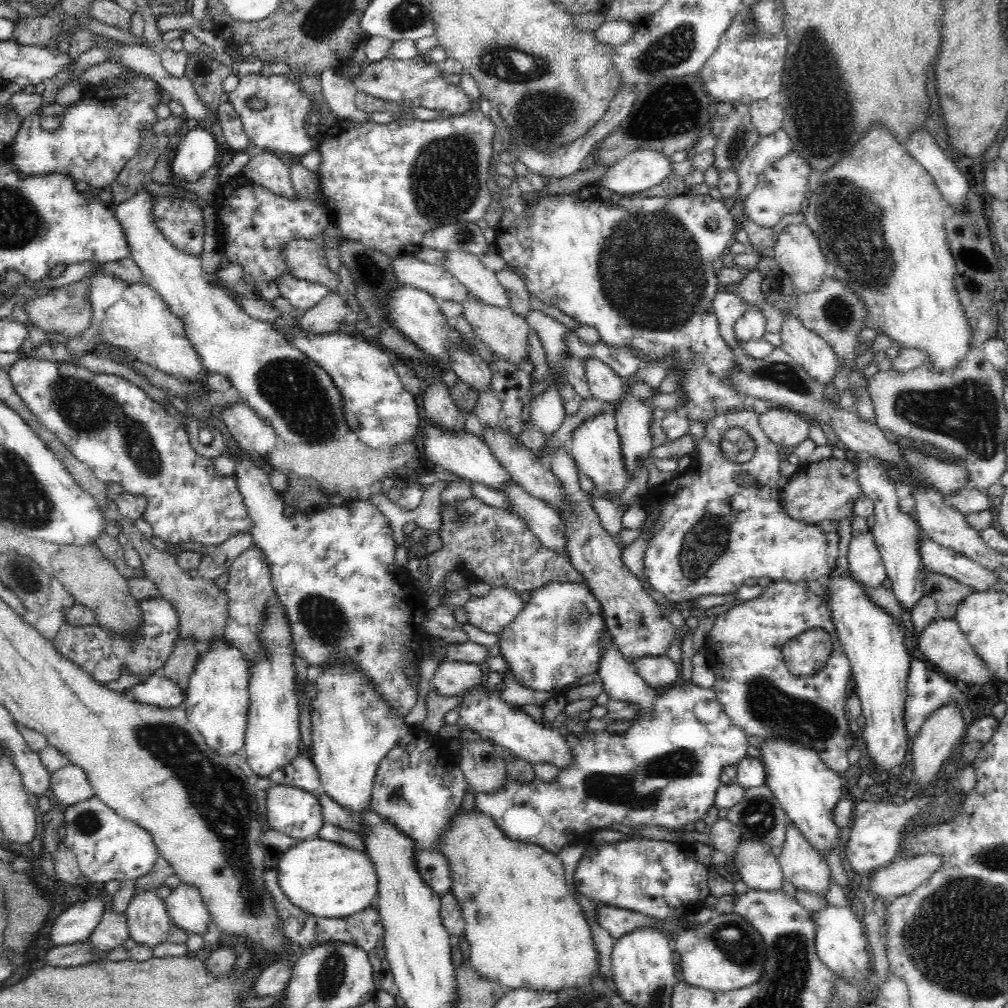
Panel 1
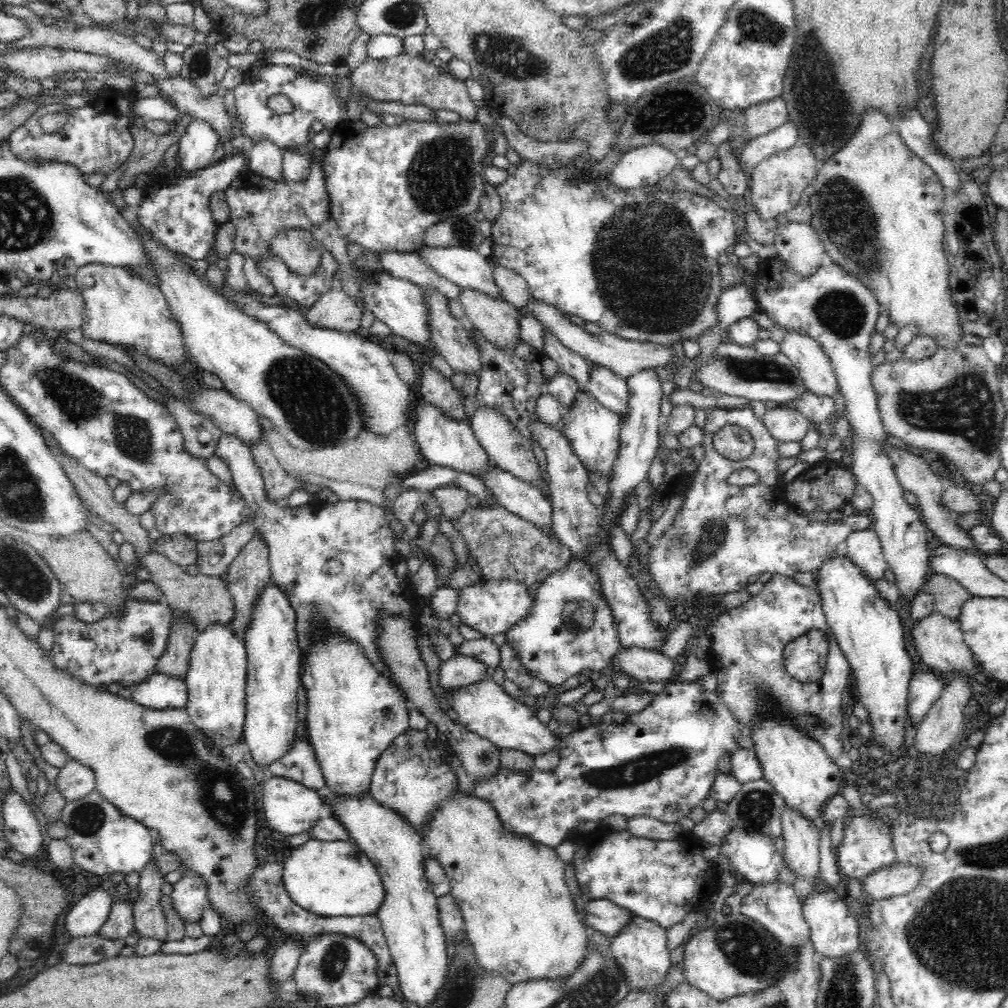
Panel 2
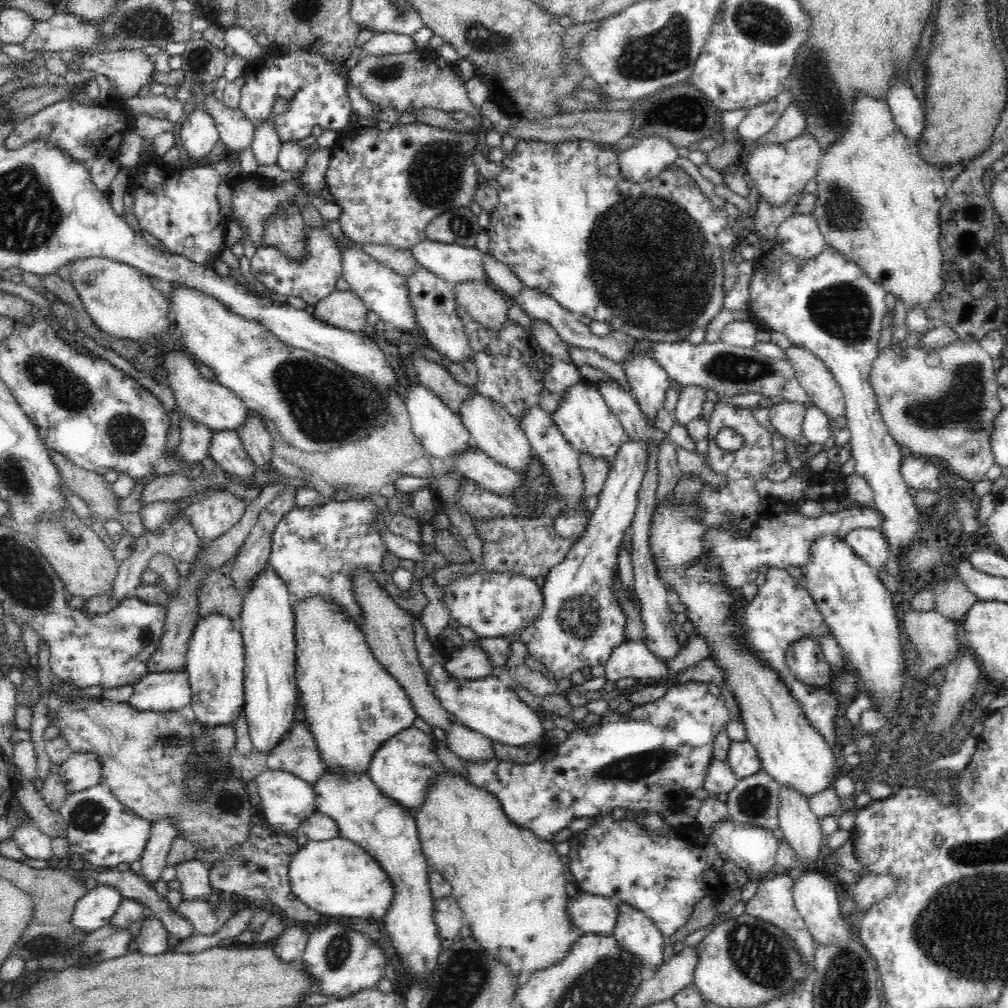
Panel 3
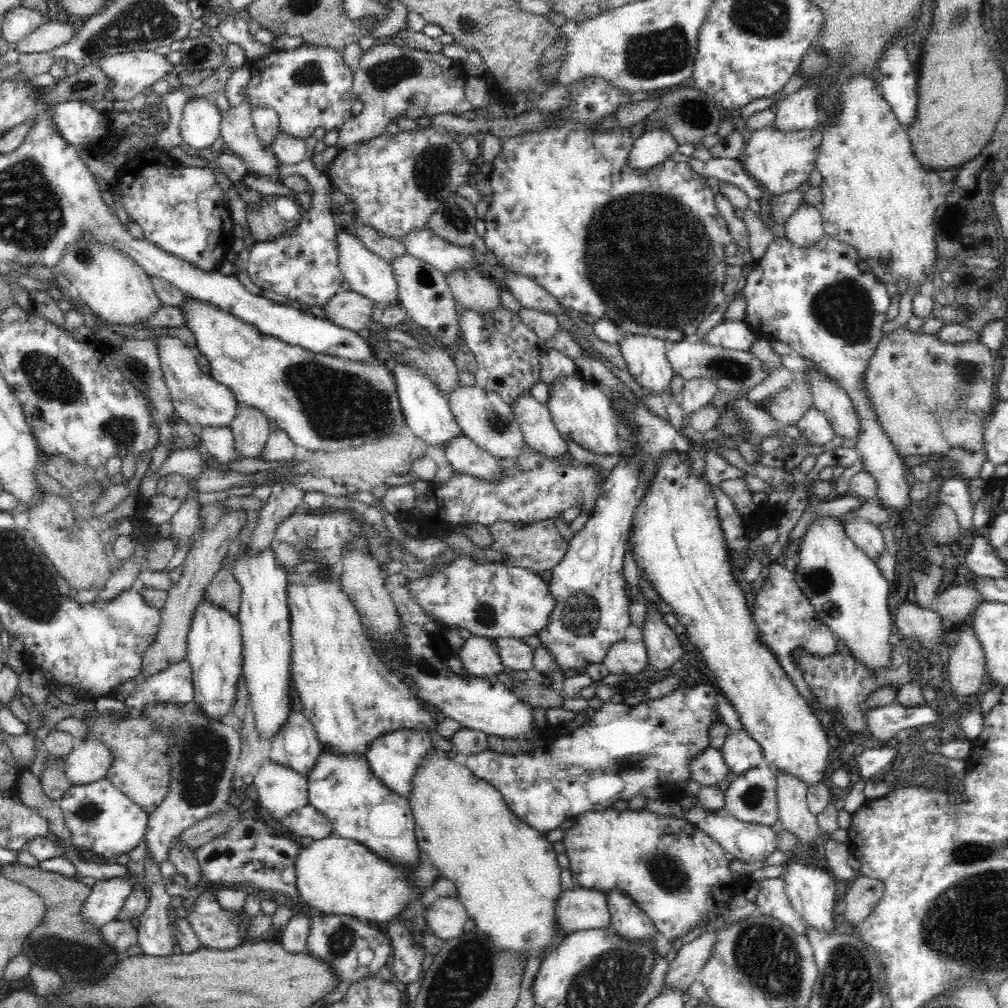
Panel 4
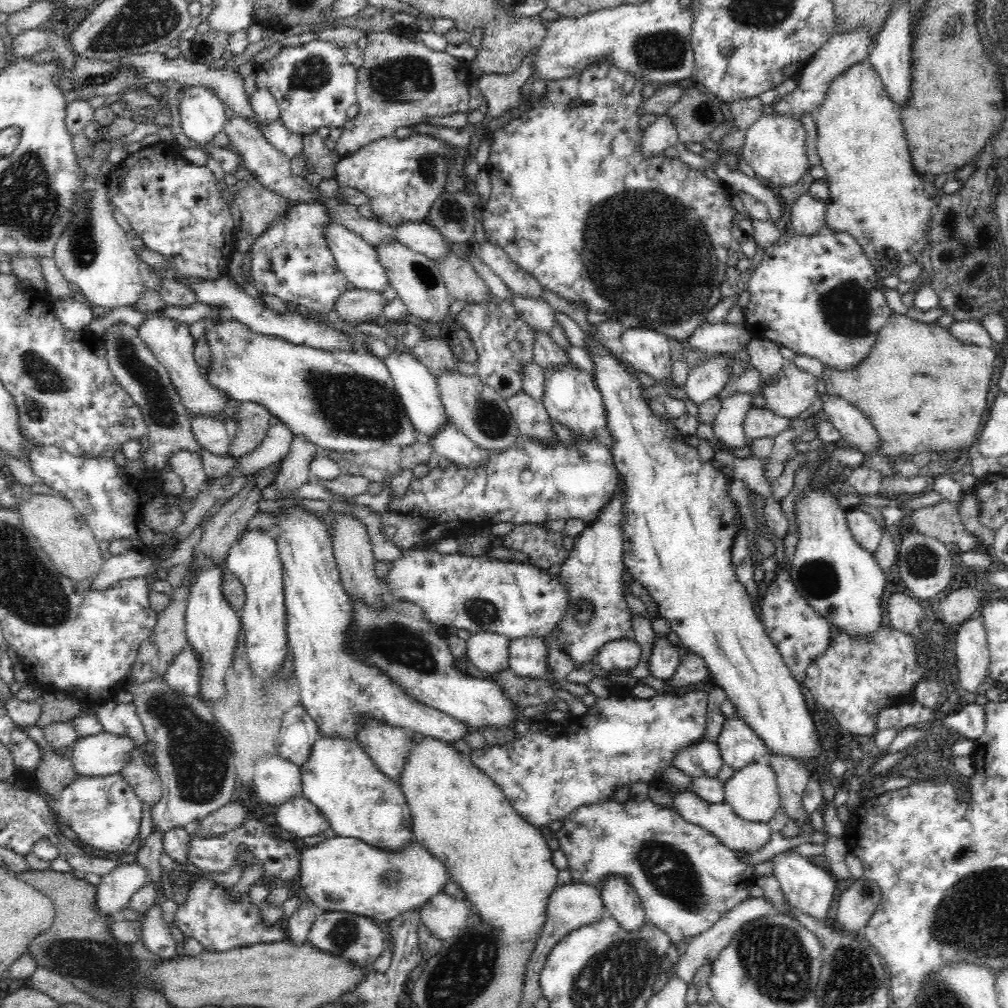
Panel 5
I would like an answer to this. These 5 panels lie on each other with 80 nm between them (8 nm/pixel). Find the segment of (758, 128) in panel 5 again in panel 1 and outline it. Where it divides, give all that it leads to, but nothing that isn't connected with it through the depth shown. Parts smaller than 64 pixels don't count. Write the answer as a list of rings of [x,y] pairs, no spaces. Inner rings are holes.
[[[792,150],[768,165],[758,177],[754,192],[744,200],[747,218],[752,219],[762,228],[772,229],[786,214],[798,214],[804,211],[808,194],[811,191],[808,187],[809,174],[810,167],[806,160]]]

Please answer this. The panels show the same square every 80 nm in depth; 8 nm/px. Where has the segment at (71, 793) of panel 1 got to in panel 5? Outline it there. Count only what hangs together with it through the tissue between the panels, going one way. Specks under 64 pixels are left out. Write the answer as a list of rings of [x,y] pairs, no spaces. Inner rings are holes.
[[[106,731],[78,738],[68,751],[72,759],[72,767],[74,767],[74,776],[103,777],[118,773],[120,768],[130,760],[128,755],[130,748],[132,748],[132,739],[129,736],[117,737]]]

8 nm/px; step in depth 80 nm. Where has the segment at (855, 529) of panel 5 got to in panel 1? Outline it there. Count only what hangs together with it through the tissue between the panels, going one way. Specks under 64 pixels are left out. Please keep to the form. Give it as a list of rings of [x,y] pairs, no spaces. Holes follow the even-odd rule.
[[[860,533],[850,541],[847,552],[850,577],[866,588],[882,587],[887,572],[877,549],[873,533]]]

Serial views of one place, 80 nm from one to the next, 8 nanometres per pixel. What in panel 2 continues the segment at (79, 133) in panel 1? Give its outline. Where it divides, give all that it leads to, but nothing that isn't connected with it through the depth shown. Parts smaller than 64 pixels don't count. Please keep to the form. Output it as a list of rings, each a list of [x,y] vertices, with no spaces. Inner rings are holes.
[[[107,87],[104,90],[100,92],[100,94],[96,95],[94,97],[94,102],[90,105],[85,105],[81,108],[75,108],[71,110],[71,113],[67,117],[67,121],[64,124],[64,126],[59,129],[55,133],[47,133],[42,130],[42,127],[40,127],[40,124],[38,123],[38,118],[42,118],[44,114],[56,114],[56,112],[60,112],[62,110],[62,106],[59,104],[48,104],[46,106],[40,106],[37,107],[37,110],[34,110],[32,114],[28,117],[28,120],[22,124],[22,126],[19,126],[18,128],[14,129],[14,132],[12,132],[12,136],[10,136],[9,140],[9,150],[12,151],[12,154],[16,155],[17,157],[20,157],[23,161],[61,161],[62,164],[65,165],[74,165],[74,167],[79,168],[82,175],[90,176],[91,174],[102,174],[105,178],[107,176],[110,176],[115,170],[118,170],[122,165],[126,164],[126,161],[128,157],[132,154],[132,150],[134,149],[134,138],[132,137],[132,134],[130,133],[130,127],[132,126],[133,120],[136,120],[136,117],[141,117],[139,114],[136,114],[133,111],[133,104],[136,102],[136,100],[141,99],[136,97],[136,95],[133,93],[133,91],[130,88],[124,89],[119,87]]]

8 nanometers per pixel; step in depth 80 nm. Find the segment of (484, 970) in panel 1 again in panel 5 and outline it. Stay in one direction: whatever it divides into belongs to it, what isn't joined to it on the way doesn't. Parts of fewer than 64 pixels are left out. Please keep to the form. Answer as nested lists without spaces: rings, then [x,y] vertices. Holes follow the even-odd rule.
[[[420,734],[416,737],[401,772],[401,789],[411,810],[413,840],[445,864],[450,881],[465,893],[465,901],[470,909],[476,910],[480,923],[498,929],[506,944],[528,941],[536,944],[547,919],[547,904],[561,875],[541,830],[523,820],[502,789],[446,742]]]

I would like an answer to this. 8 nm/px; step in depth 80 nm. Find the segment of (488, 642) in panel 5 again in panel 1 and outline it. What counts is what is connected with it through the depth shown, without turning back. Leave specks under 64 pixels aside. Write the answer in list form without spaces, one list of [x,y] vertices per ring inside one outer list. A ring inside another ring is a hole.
[[[446,661],[435,670],[431,684],[440,696],[451,697],[480,684],[482,675],[477,664]]]

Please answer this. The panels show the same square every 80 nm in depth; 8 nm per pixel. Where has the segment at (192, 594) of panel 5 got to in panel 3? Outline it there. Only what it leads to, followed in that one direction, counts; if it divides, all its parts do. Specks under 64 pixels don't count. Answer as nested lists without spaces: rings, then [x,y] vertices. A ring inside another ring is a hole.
[[[211,613],[199,618],[198,626],[191,634],[187,646],[185,666],[190,685],[190,706],[195,722],[202,726],[215,728],[232,726],[243,712],[245,705],[244,672],[245,644],[242,633],[234,630],[232,622],[226,616]]]

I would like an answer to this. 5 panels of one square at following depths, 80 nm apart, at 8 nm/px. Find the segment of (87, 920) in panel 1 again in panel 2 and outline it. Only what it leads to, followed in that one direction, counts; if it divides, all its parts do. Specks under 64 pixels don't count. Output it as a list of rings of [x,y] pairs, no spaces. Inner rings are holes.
[[[92,890],[66,912],[64,934],[70,940],[96,934],[98,928],[106,922],[112,898],[104,890]]]

